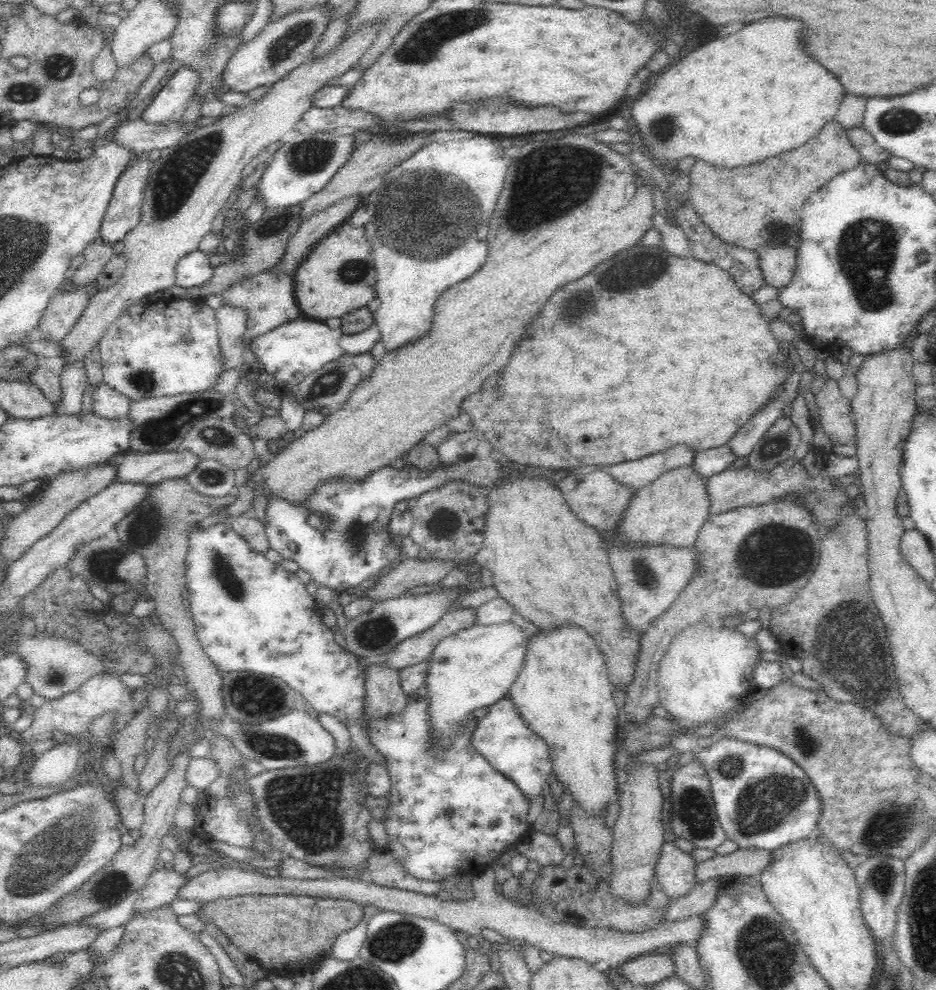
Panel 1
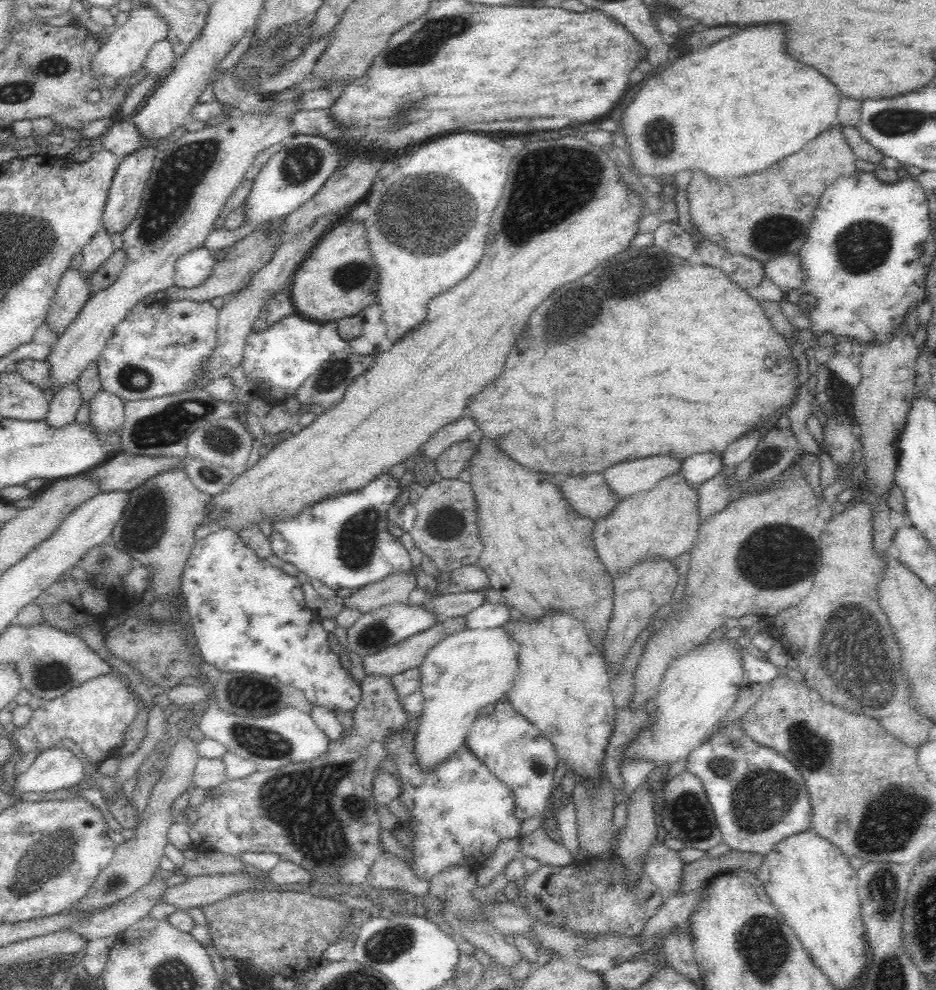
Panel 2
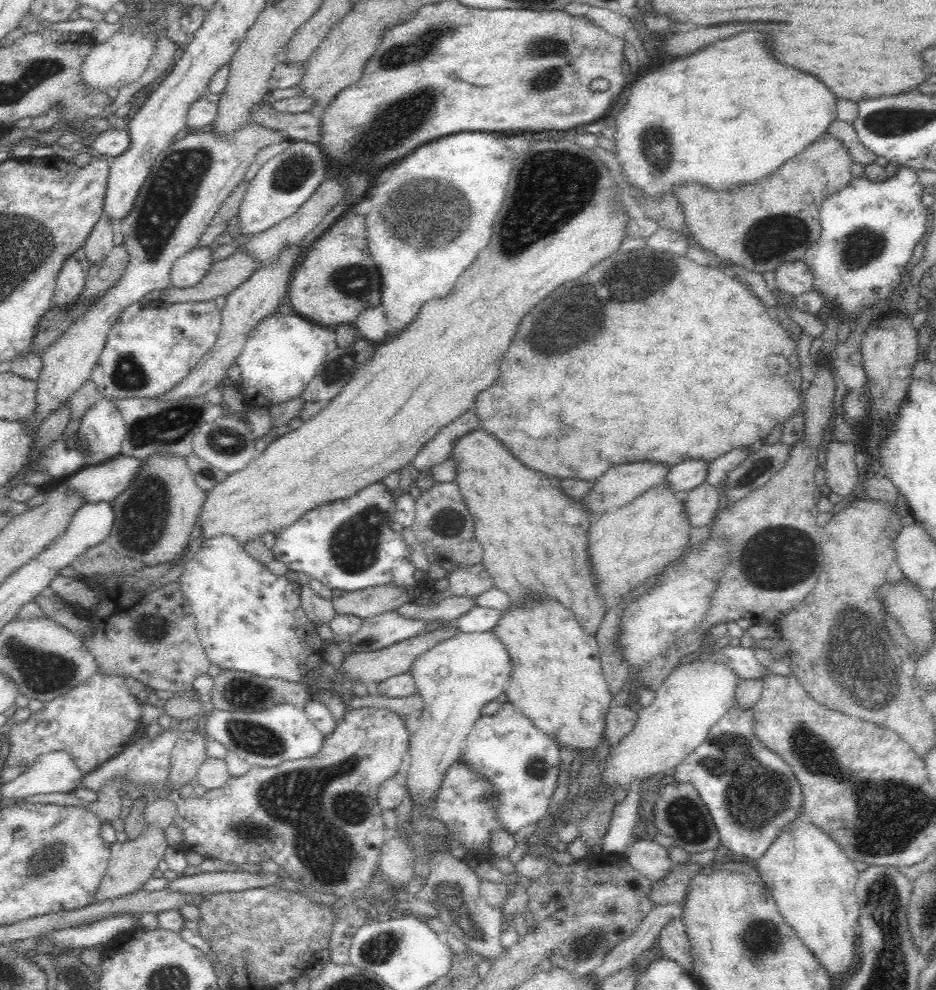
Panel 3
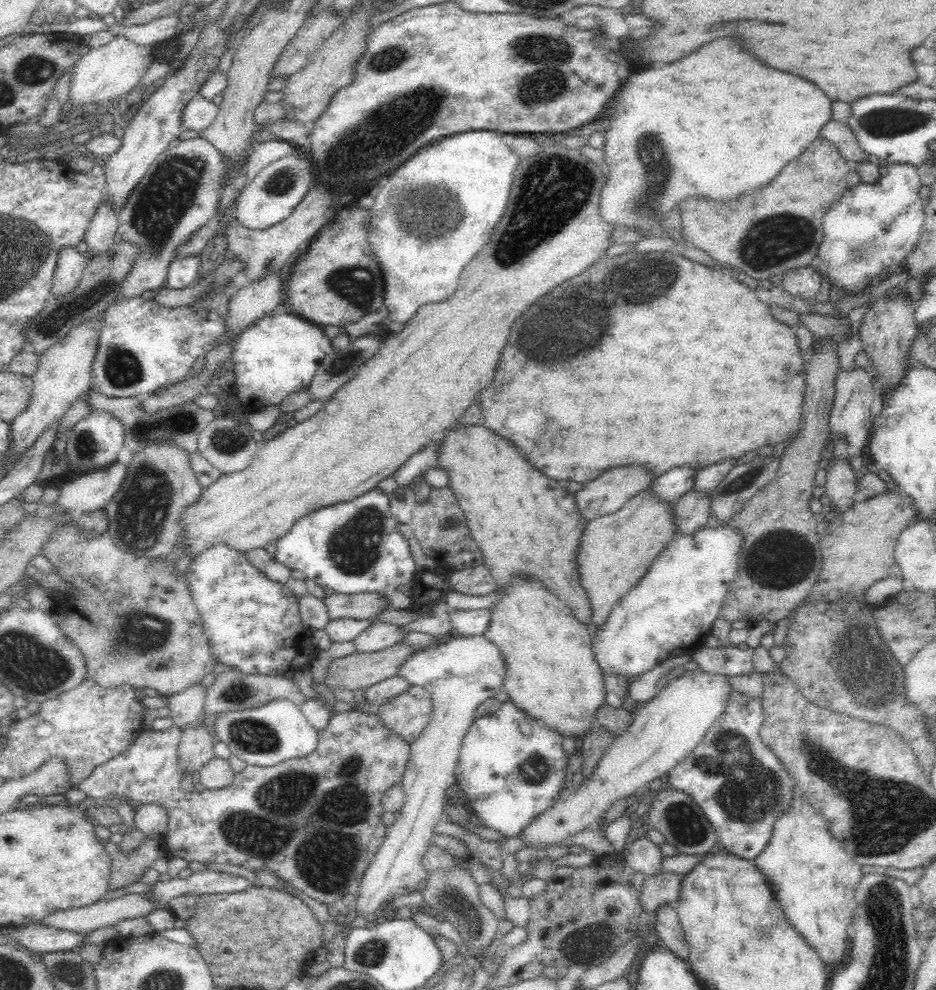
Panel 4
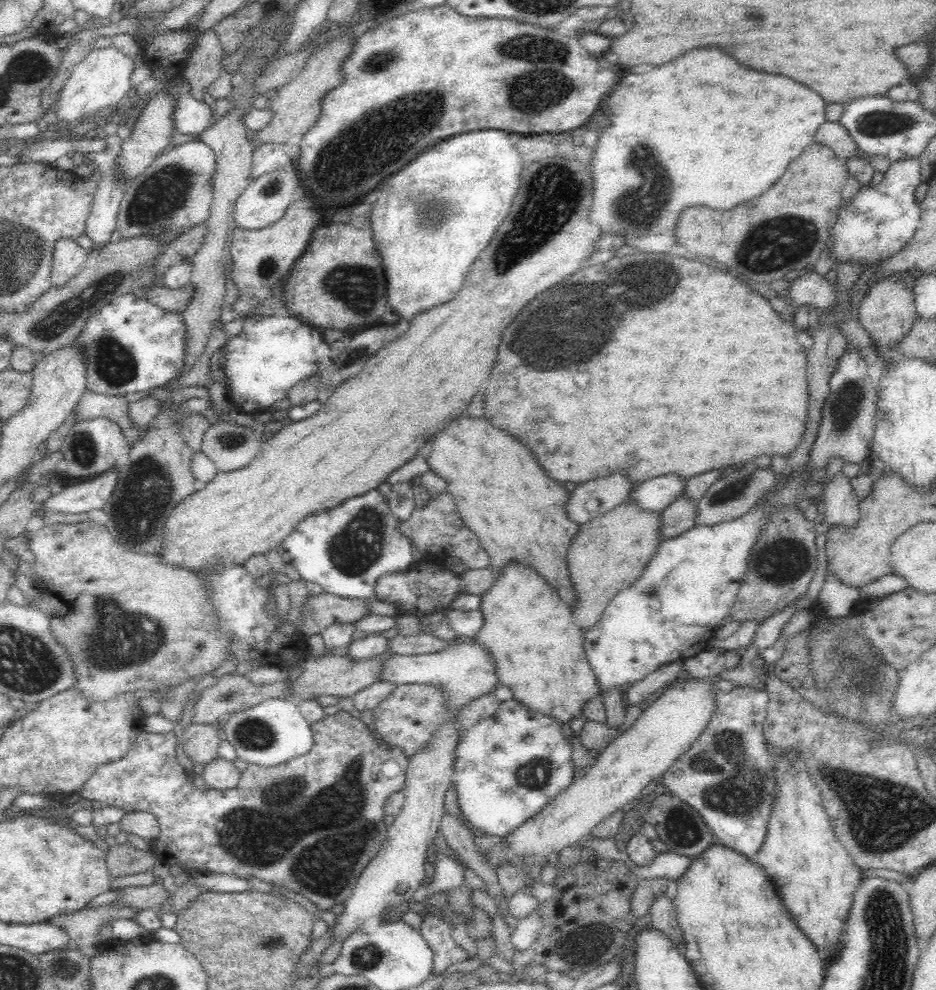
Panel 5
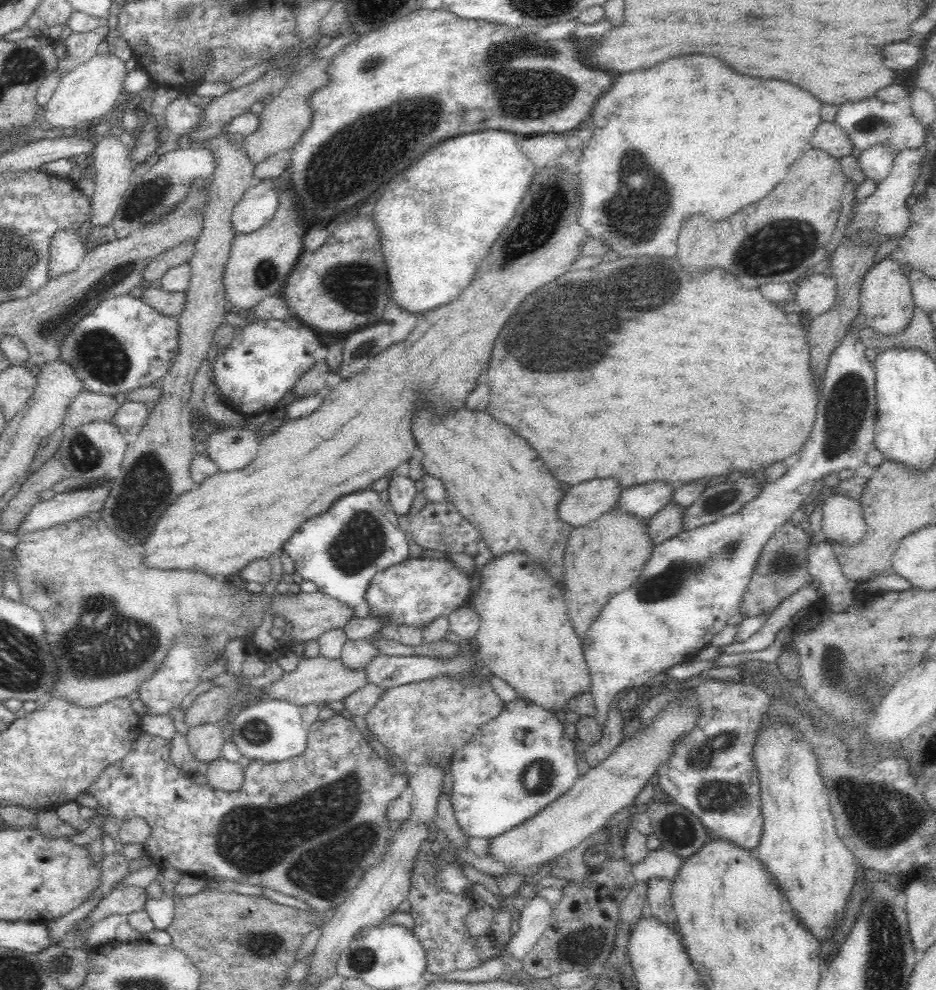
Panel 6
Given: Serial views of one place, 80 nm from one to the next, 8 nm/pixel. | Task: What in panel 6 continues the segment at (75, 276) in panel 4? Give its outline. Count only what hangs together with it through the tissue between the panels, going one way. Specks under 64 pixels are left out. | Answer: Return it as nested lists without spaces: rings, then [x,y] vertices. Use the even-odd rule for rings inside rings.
[[[59,230],[52,235],[49,248],[49,278],[68,274],[78,268],[87,247],[72,231]]]

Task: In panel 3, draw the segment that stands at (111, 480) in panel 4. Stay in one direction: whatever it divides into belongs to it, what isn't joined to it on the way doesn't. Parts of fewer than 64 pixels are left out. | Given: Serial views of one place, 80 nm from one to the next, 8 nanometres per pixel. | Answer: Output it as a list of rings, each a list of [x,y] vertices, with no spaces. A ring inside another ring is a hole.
[[[116,455],[111,460],[92,467],[85,467],[64,483],[68,490],[81,494],[86,502],[111,502],[128,488],[132,478],[140,474],[144,461],[133,457]]]

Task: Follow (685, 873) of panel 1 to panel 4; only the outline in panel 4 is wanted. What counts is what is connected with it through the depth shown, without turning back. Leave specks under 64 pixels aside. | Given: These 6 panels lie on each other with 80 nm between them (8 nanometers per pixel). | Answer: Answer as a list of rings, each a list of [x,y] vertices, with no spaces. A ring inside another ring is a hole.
[[[645,836],[631,838],[623,854],[629,867],[642,877],[652,877],[662,873],[660,866],[664,858],[660,846],[653,844]]]

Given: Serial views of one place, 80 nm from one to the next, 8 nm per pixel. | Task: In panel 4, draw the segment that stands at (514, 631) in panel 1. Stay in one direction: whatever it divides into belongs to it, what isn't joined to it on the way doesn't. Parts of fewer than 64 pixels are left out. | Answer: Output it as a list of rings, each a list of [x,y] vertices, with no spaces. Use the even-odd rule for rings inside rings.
[[[452,634],[431,649],[416,651],[398,667],[398,676],[405,678],[412,685],[424,687],[430,693],[432,714],[424,732],[410,744],[408,762],[400,782],[405,794],[403,808],[396,815],[394,824],[387,827],[384,841],[360,882],[358,897],[353,905],[356,906],[357,914],[361,914],[362,917],[366,918],[369,914],[374,914],[378,908],[383,908],[390,898],[414,893],[419,888],[419,884],[425,882],[427,871],[422,865],[422,860],[432,845],[436,824],[439,824],[444,817],[443,807],[446,804],[444,794],[455,780],[455,766],[459,759],[463,738],[476,720],[476,708],[484,700],[495,697],[502,690],[504,673],[505,662],[500,649],[481,634],[476,636]]]

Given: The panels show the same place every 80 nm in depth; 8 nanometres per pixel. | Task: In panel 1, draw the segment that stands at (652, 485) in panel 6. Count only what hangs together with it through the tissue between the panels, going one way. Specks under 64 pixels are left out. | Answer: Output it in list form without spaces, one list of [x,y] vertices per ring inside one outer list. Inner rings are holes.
[[[722,444],[718,448],[698,451],[694,455],[694,462],[692,462],[691,466],[692,469],[696,469],[696,473],[702,479],[708,479],[729,469],[736,458],[731,448],[727,444]]]

